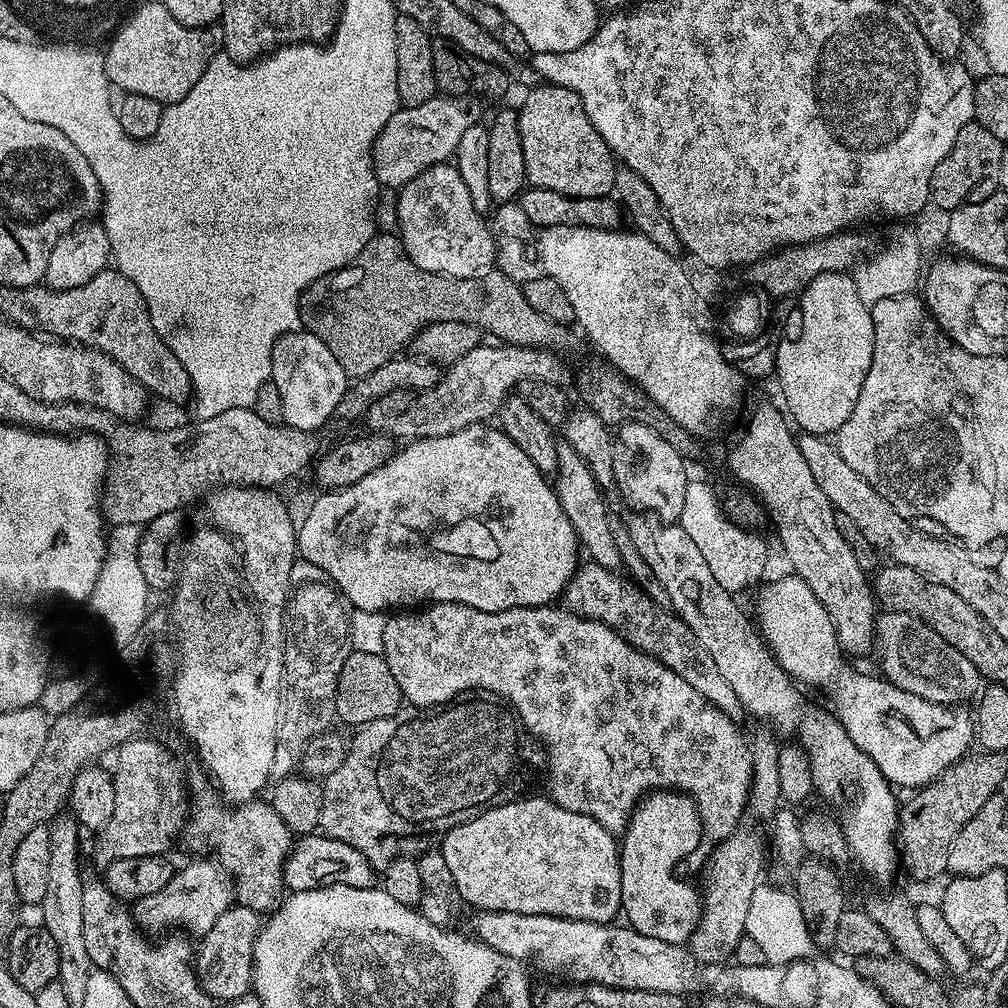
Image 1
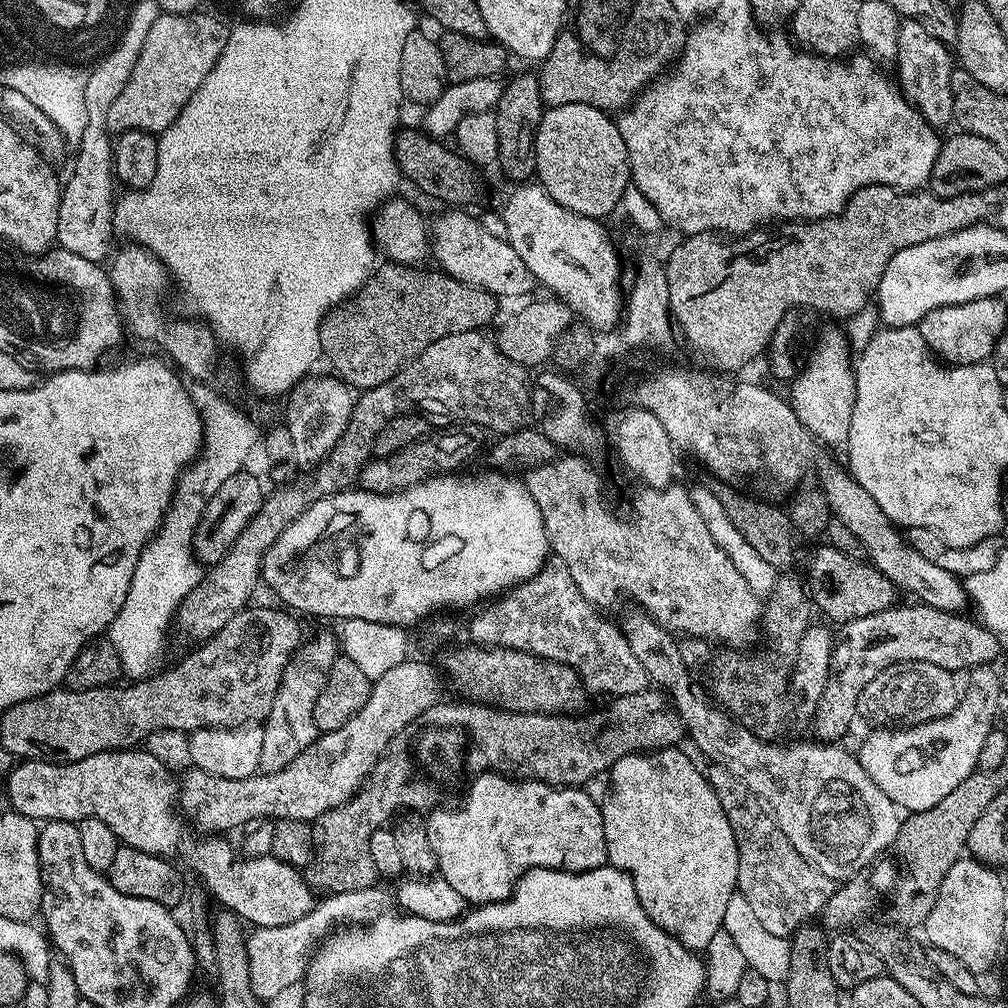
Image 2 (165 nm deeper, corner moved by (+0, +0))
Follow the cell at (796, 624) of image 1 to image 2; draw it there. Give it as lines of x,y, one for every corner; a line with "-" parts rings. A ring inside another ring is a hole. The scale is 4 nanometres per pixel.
979,664
978,667
969,669
968,680
964,682
960,701
950,714
915,726
880,728
865,738
860,750
856,752
857,760
866,770
866,774
869,774
871,781
898,808
910,814
928,810
942,802
946,795
977,769
979,751
986,742
986,736
993,731
993,722
1002,702
1002,682
994,669
995,667
989,664

